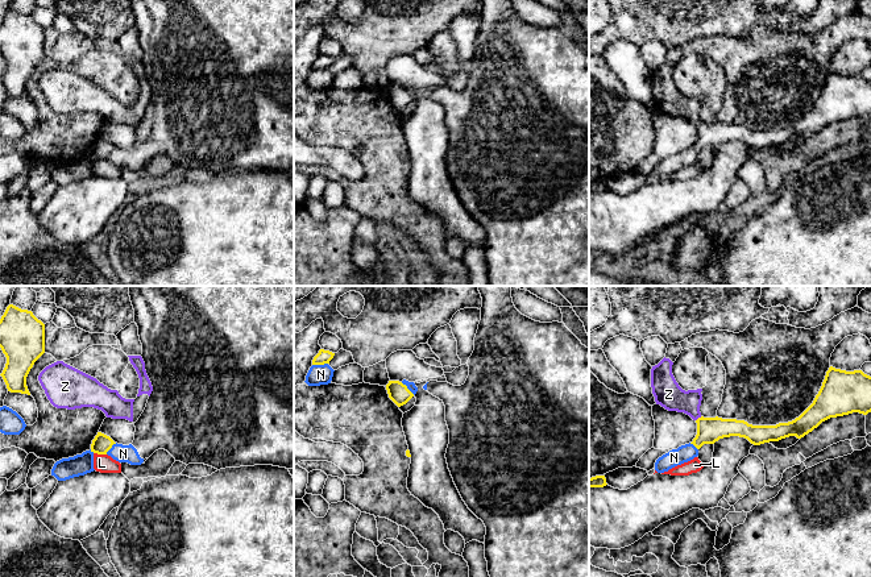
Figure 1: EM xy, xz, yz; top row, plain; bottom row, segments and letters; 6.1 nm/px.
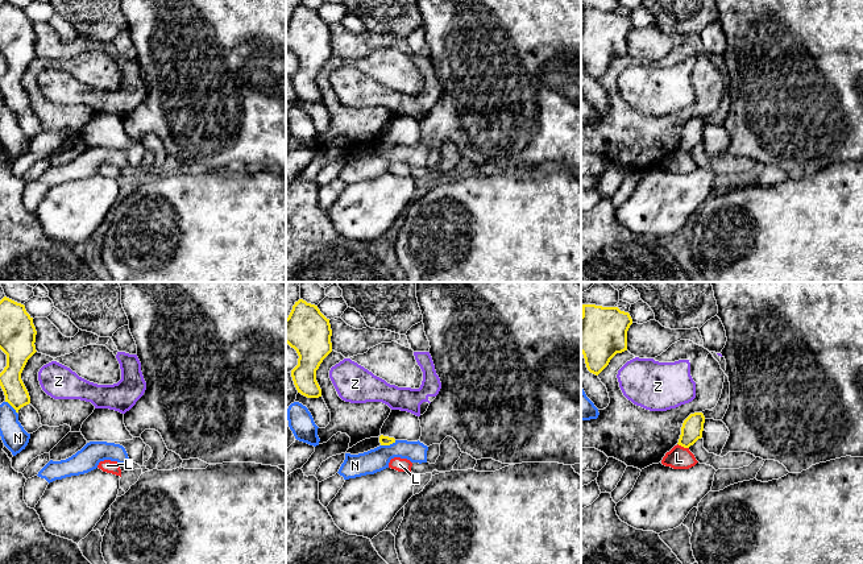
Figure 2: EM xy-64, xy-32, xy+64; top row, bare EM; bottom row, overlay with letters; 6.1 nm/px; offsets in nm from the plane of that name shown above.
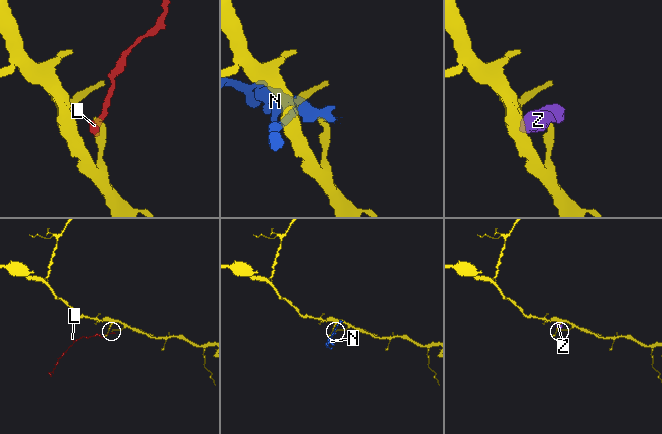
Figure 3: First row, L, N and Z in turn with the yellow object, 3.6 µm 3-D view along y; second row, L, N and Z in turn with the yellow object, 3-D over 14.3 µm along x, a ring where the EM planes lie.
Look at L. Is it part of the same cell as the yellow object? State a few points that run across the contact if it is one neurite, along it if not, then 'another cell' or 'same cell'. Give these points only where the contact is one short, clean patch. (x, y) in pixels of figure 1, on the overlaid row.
line xy (94, 452), (106, 455); another cell

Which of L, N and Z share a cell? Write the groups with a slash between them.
L / N / Z

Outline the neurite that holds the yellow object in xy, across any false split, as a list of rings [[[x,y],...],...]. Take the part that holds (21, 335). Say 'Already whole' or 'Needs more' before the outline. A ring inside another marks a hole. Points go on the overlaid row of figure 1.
Already whole. [[[9,304],[0,319],[0,348],[7,357],[0,375],[8,391],[30,395],[26,377],[45,353],[45,324],[32,311]]]

